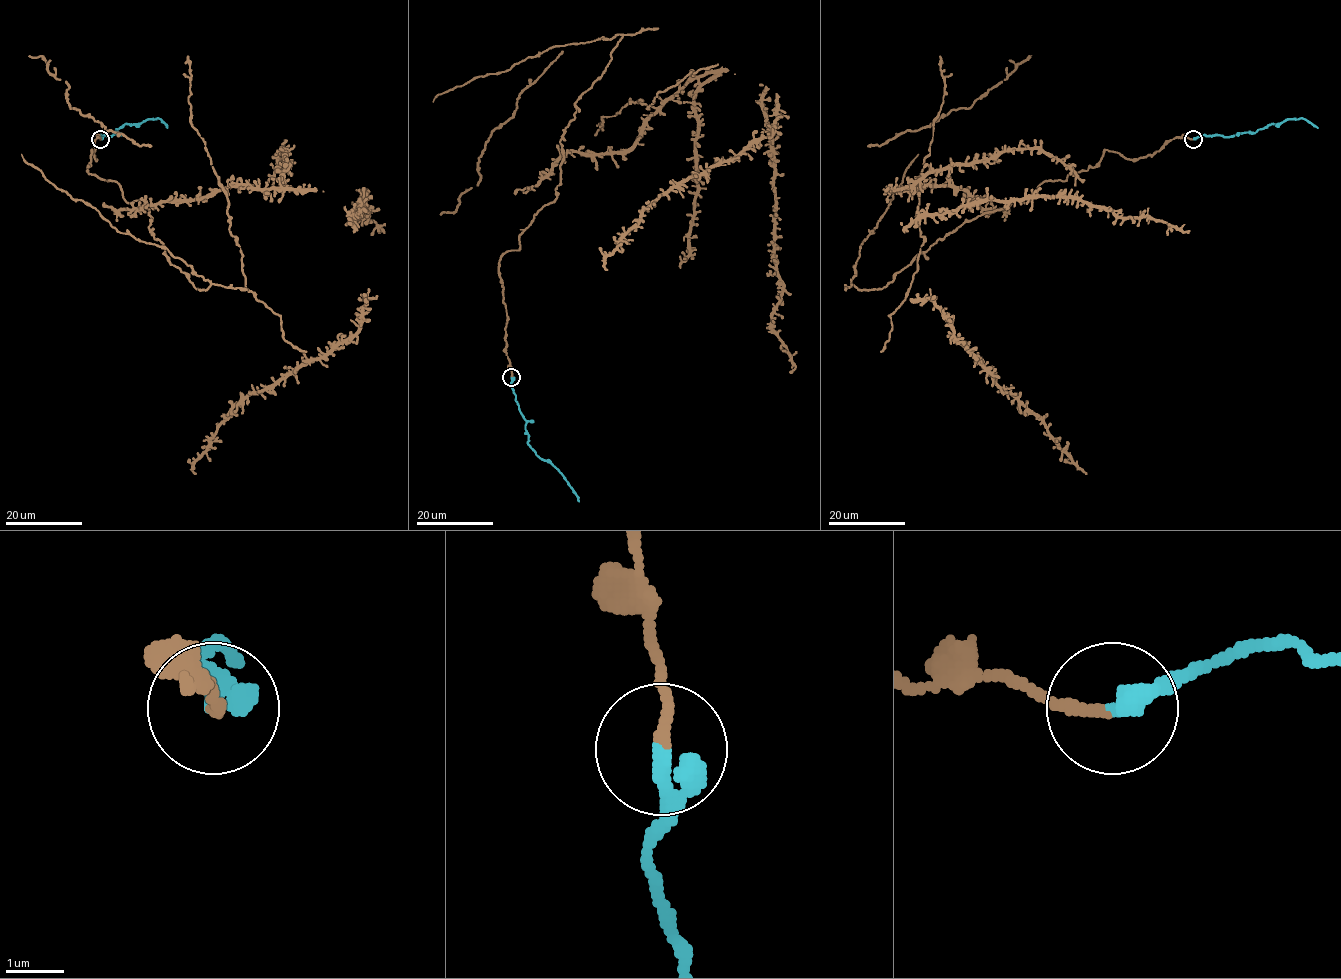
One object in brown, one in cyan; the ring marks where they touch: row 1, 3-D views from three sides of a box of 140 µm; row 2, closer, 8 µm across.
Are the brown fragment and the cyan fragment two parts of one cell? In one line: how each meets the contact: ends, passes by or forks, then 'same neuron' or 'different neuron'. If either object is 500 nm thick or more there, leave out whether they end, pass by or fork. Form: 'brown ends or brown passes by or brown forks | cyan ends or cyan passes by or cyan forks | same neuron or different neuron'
brown ends | cyan ends | different neuron

